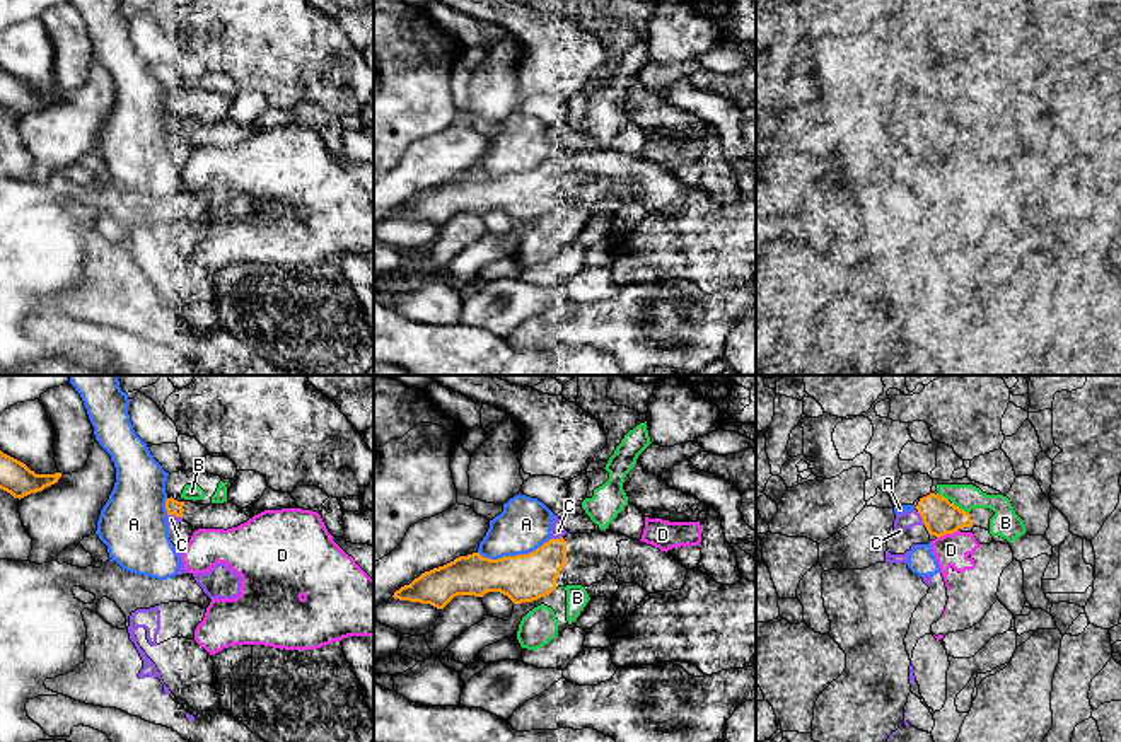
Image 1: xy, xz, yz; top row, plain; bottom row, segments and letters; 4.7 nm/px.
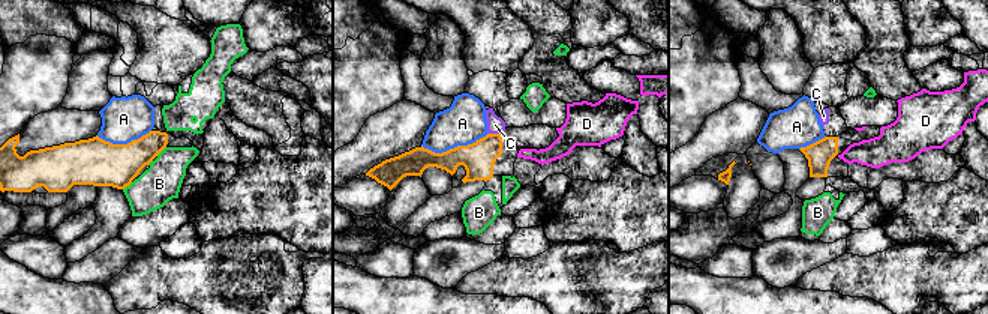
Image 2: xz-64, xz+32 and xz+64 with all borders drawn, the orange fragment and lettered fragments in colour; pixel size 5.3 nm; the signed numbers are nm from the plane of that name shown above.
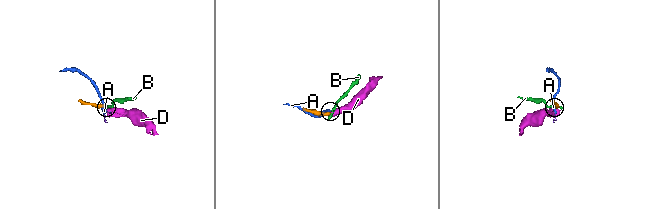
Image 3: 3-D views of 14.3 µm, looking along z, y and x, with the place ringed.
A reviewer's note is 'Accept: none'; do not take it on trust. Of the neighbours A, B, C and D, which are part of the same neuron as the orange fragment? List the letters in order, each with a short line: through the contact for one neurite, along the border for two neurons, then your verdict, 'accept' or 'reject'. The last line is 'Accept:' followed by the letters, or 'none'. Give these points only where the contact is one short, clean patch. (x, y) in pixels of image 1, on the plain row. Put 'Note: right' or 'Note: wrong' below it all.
A: reject
B: reject
C: reject
D: reject
Accept: none
Note: right

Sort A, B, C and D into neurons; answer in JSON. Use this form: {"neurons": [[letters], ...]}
{"neurons": [["A", "C"], ["B"], ["D"]]}

